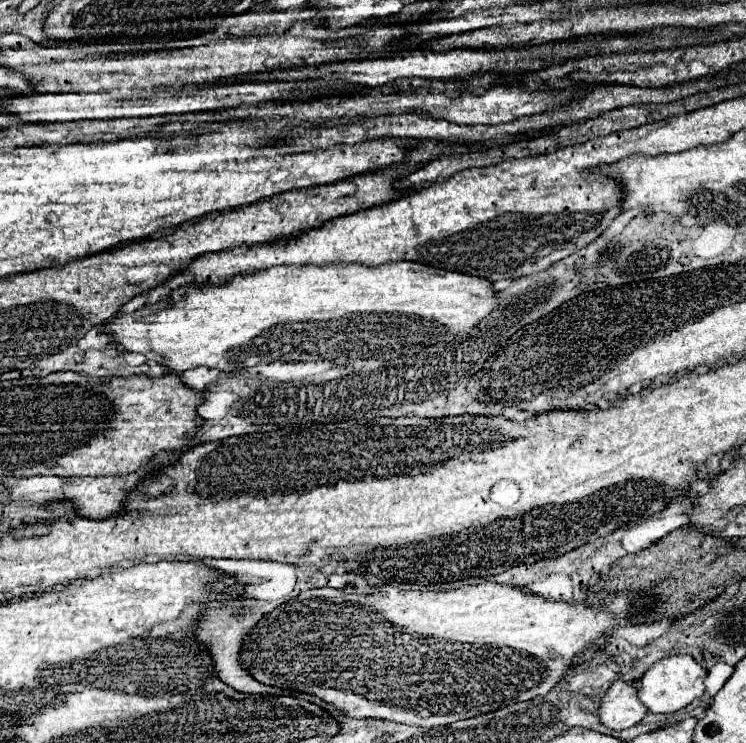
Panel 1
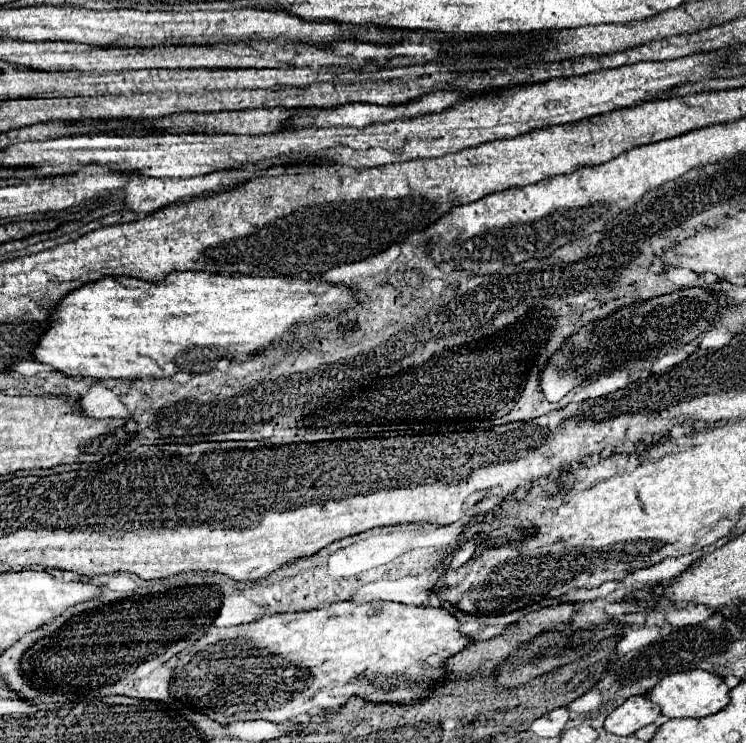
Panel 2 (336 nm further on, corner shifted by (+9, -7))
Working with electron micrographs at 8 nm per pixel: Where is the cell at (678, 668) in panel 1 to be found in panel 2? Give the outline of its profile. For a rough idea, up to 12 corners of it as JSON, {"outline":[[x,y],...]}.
{"outline":[[689,670],[649,690],[667,718],[703,718],[729,704],[717,674]]}

